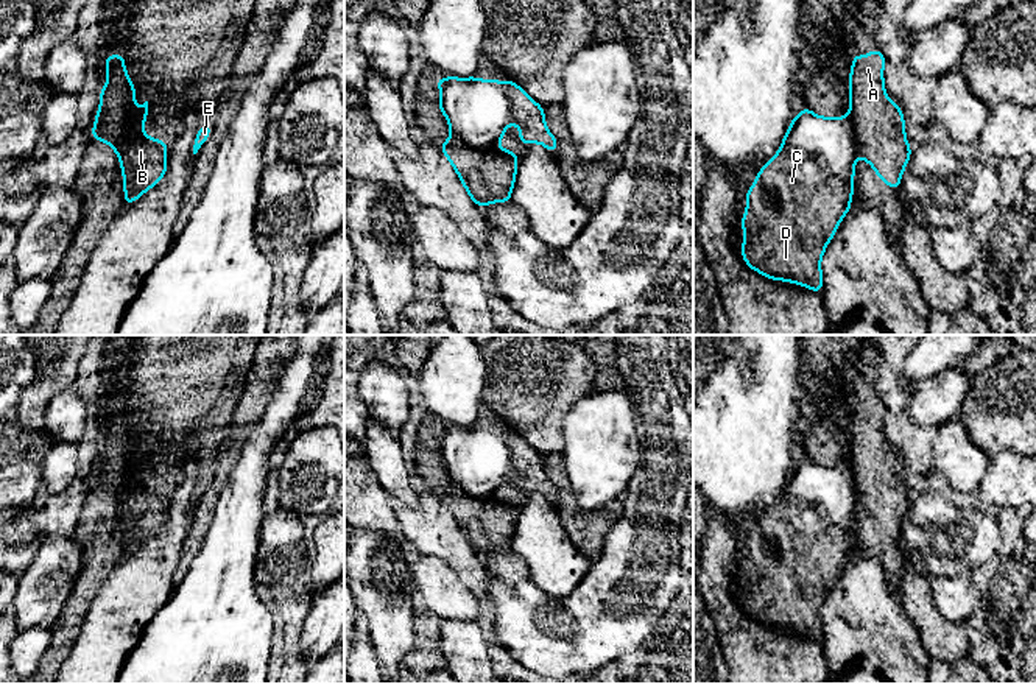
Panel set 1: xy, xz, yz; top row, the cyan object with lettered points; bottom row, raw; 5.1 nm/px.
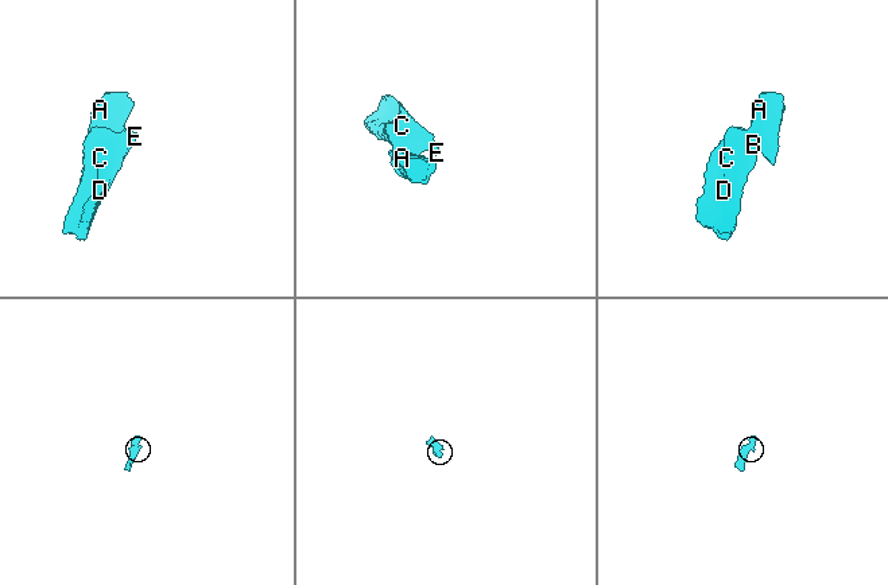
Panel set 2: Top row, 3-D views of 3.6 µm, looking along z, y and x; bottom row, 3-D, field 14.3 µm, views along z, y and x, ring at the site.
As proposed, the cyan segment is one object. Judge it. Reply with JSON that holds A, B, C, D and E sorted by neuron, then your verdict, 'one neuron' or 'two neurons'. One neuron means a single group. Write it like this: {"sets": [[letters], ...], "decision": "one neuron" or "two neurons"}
{"sets": [["A"], ["B", "C", "D", "E"]], "decision": "two neurons"}

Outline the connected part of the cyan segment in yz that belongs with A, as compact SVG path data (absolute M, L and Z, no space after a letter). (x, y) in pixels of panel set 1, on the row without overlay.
M882 400L855 404L849 422L849 463L854 492L880 530L896 541L910 509L902 458L885 442Z

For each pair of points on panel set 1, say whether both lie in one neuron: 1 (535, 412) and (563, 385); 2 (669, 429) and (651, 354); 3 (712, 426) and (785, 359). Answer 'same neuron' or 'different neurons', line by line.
1: same neuron
2: same neuron
3: same neuron

